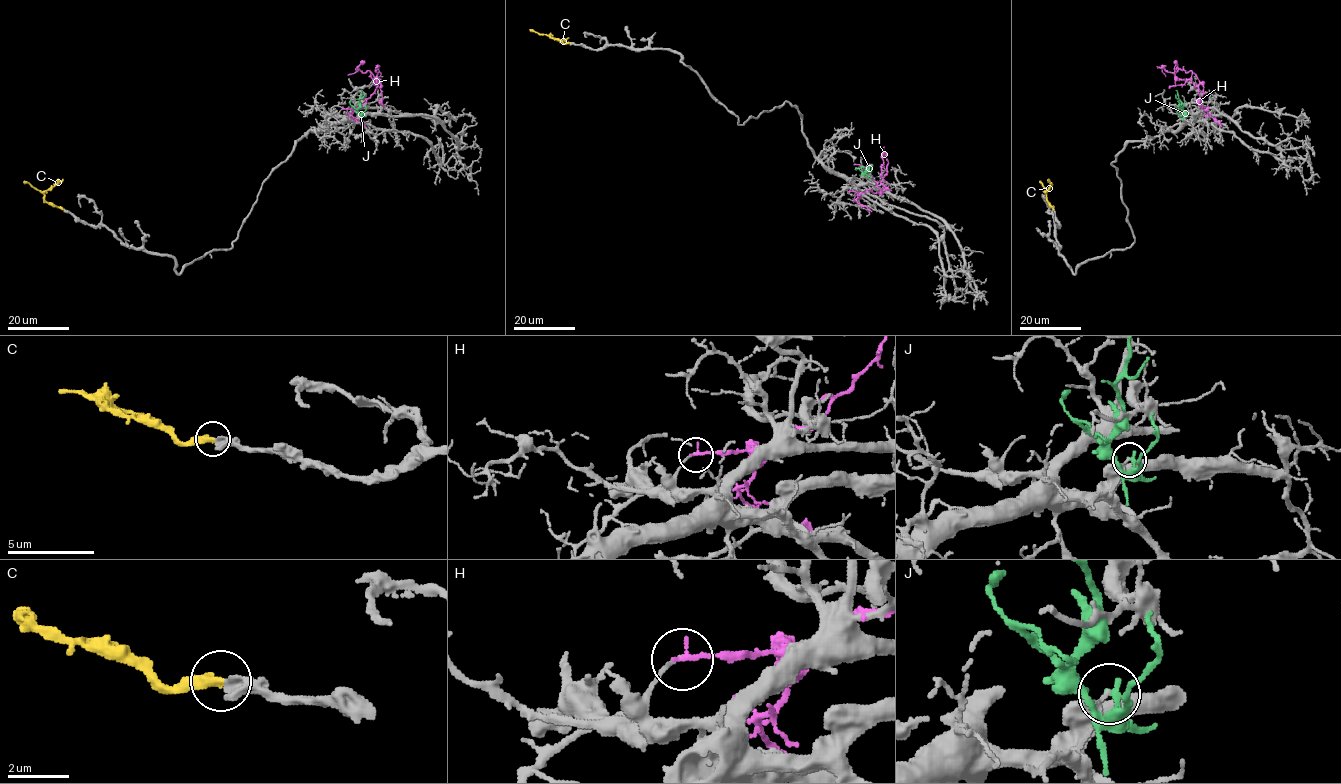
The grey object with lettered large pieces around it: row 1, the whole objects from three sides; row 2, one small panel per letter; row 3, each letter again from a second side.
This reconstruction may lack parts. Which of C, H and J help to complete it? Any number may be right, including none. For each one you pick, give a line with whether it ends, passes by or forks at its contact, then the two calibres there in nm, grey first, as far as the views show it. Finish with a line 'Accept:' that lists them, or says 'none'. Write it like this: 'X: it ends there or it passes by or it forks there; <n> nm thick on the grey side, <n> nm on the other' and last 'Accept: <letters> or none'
C: it ends there; 340 nm thick on the grey side, 440 nm on the other
Accept: C

